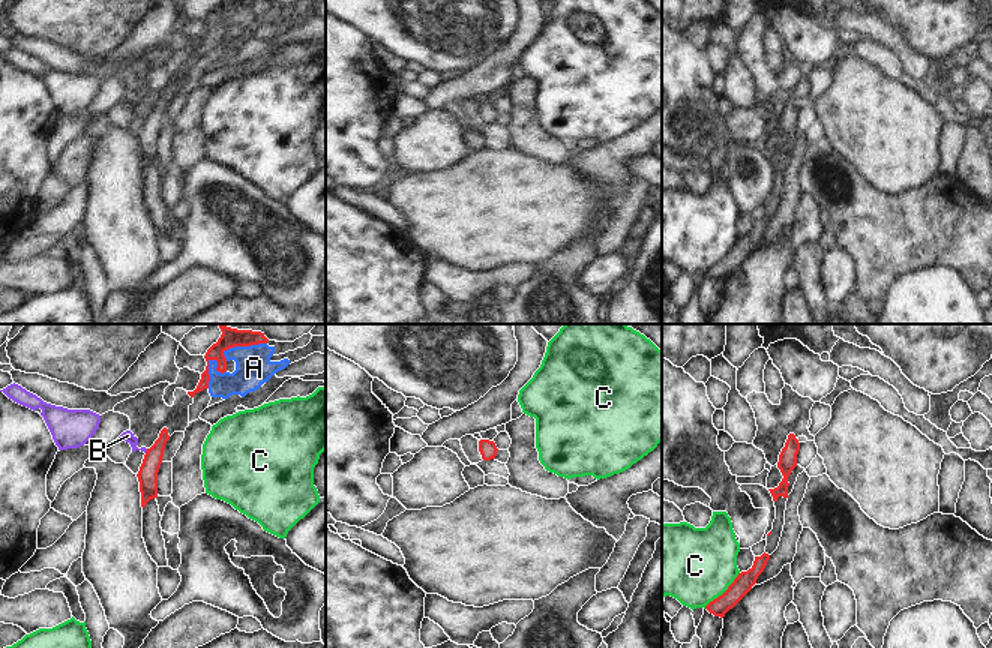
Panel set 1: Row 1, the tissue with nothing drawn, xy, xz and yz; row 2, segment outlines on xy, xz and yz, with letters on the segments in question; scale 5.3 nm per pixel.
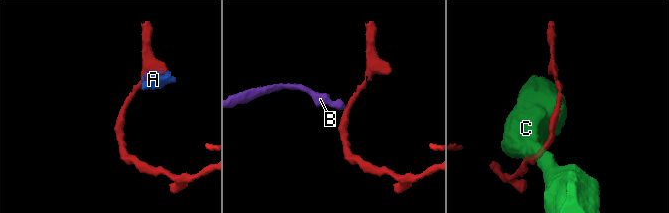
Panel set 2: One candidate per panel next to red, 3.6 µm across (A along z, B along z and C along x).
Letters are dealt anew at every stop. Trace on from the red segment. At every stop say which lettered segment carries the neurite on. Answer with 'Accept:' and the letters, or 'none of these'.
Accept: none of these.

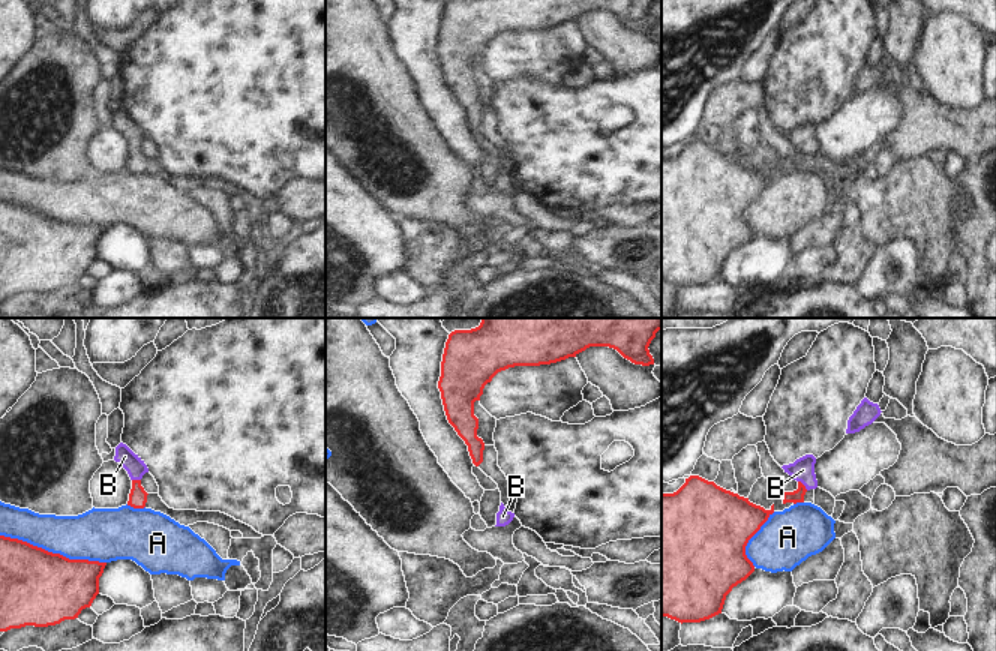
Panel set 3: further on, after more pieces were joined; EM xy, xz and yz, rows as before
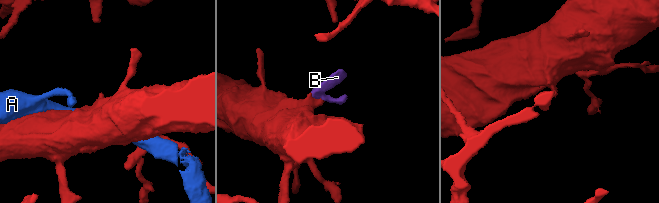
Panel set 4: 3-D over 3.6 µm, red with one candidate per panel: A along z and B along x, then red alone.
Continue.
Accept: B.

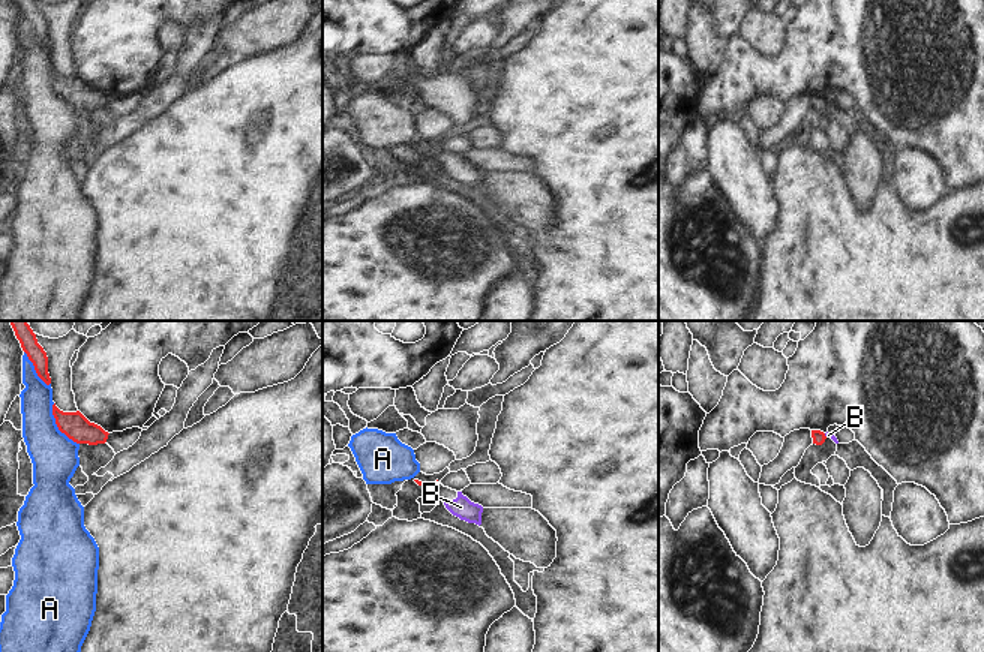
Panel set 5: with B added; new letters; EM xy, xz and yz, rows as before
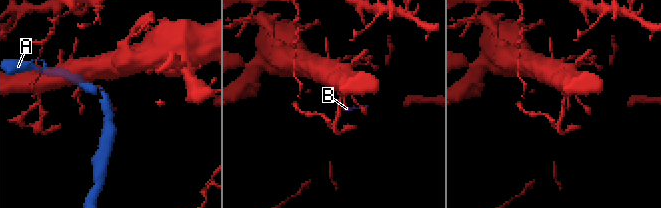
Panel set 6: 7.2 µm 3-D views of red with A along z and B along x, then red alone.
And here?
Accept: none of these.

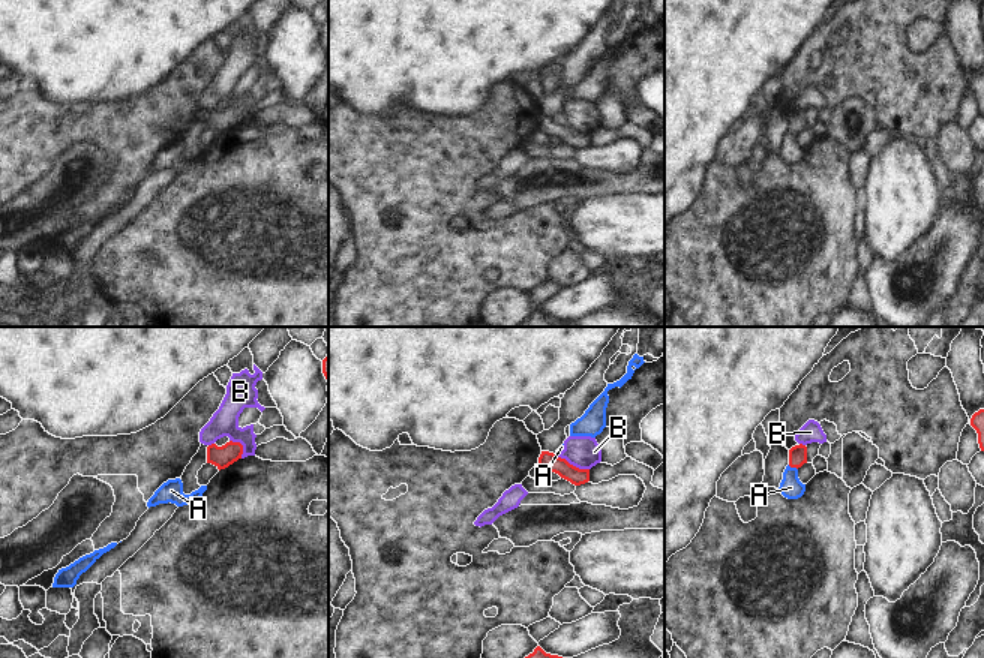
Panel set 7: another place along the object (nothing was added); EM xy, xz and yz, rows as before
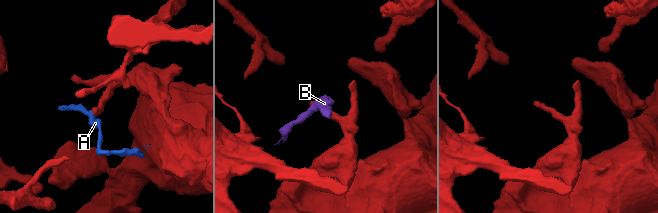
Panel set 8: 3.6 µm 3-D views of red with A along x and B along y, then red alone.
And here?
Accept: none of these.

